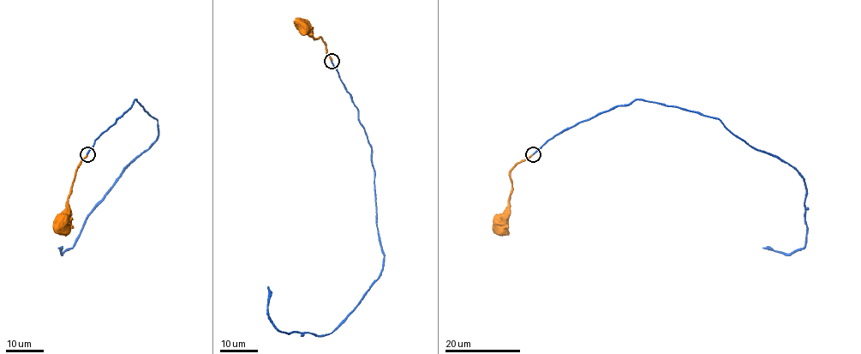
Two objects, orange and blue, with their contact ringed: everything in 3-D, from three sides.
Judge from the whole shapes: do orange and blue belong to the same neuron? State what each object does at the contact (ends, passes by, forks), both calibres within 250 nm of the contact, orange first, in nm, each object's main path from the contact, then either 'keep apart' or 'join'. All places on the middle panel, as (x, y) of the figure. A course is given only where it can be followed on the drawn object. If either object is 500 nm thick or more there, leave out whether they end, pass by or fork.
orange ends there; blue ends there; 340 nm thick on the orange side, 240 nm on the other; orange runs (331, 61), (320, 37), (310, 35), (308, 28), (302, 25); blue runs (331, 61), (370, 146), (383, 267), (346, 320), (326, 334), (279, 331), (268, 315), (267, 286); join

